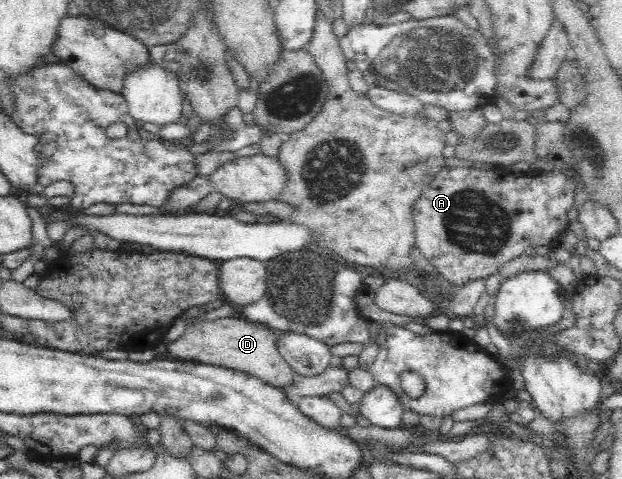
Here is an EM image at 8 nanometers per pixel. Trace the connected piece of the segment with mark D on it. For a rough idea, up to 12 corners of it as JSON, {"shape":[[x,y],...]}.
{"shape":[[238,315],[186,328],[165,354],[276,388],[302,378],[279,331]]}

